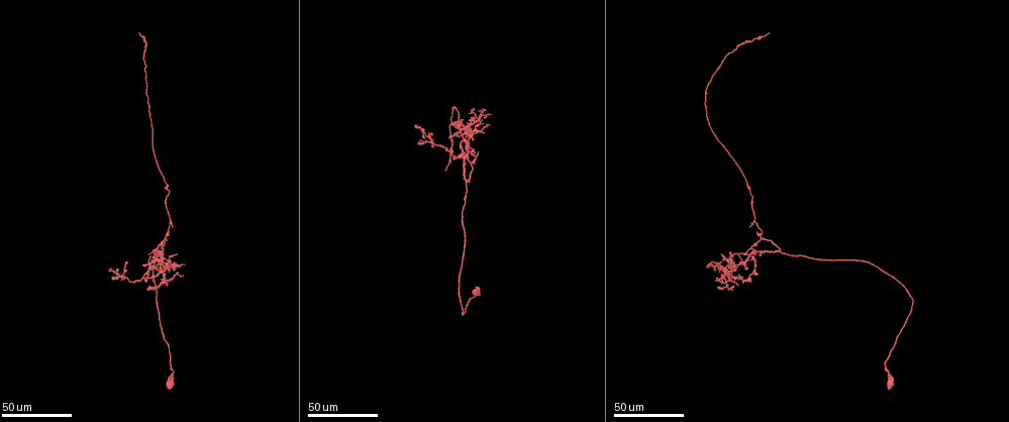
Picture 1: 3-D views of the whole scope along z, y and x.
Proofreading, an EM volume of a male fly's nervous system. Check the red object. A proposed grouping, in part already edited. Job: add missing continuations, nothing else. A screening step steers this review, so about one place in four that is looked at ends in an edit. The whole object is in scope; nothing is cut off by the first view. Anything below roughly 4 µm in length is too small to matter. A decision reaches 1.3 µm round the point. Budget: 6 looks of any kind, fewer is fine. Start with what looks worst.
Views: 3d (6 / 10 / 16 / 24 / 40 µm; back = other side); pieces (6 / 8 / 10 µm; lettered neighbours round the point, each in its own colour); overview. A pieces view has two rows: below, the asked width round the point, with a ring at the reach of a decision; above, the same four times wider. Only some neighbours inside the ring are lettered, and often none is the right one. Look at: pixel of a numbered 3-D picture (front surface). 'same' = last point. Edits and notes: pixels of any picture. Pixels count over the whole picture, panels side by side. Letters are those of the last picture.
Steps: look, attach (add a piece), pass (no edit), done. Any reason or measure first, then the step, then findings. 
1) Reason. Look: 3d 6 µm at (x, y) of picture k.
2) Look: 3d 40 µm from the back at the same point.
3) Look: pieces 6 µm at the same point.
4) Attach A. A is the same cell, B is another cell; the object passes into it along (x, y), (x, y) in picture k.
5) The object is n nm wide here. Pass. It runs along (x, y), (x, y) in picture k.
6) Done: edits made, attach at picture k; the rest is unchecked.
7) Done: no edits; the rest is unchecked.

End of a long branch. Look: 3d 24 µm at (767, 34) of picture 1.

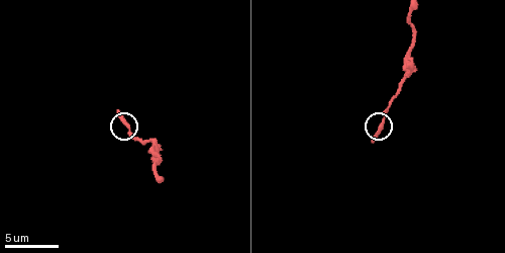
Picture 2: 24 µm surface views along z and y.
Look: pieces 10 µm at (118, 113) of picture 2.

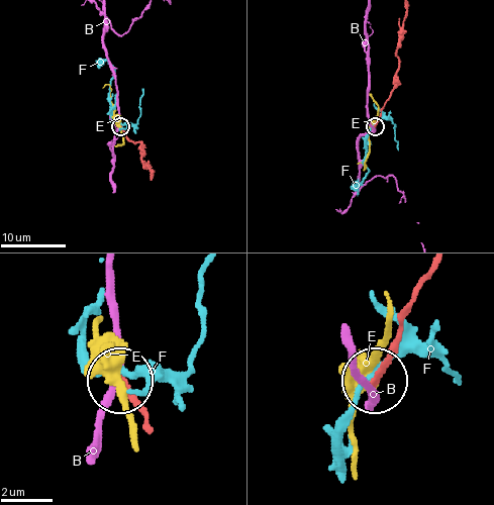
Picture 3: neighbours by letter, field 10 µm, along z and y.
Pass. B, E and F are other cells; it runs along (428, 280), (407, 312), (394, 358), (379, 375) in picture 3; none of them fits.

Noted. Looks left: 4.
An open end. Look: 3d 24 µm at (176, 253) of picture 1.

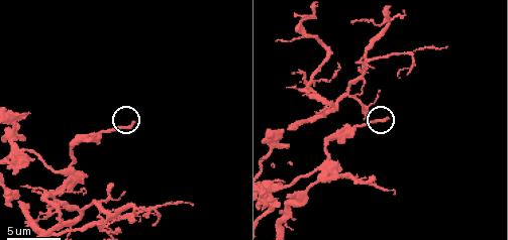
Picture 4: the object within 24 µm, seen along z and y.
Look: pieces 8 µm at (131, 122) of picture 4.

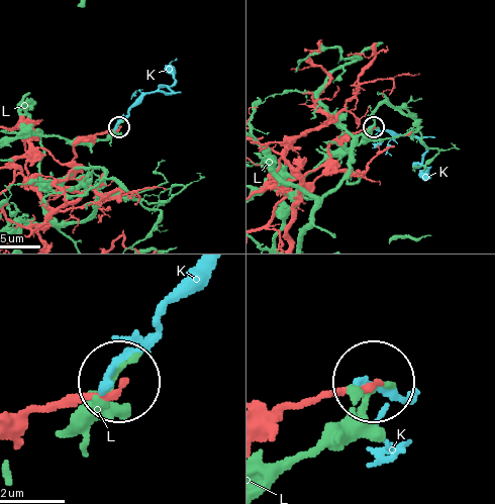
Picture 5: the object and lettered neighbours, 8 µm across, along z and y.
Pass. K and L are other cells; it runs along (12, 426), (37, 407), (94, 396), (115, 383) in picture 5; none of them fits.

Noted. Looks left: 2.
Free end. Look: 3d 24 µm at (749, 259) of picture 1.

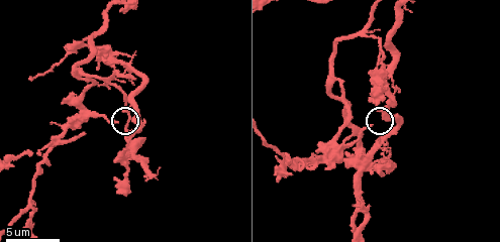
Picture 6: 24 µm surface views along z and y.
Look: pieces 10 µm at (116, 120) of picture 6.

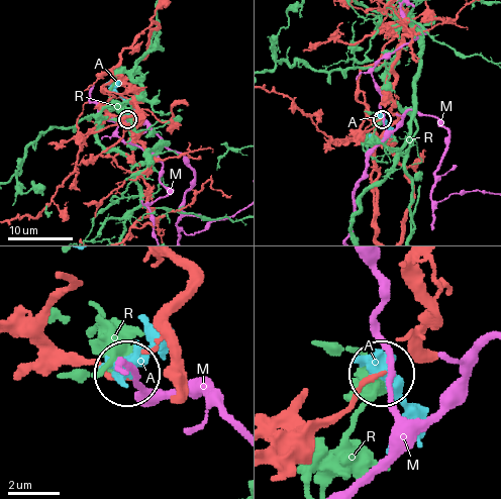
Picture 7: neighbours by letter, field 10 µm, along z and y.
The object is 190 nm wide here. Pass. A, M and R are other cells; none of them fits.

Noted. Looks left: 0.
Done: no edits; the rest is unchecked.

